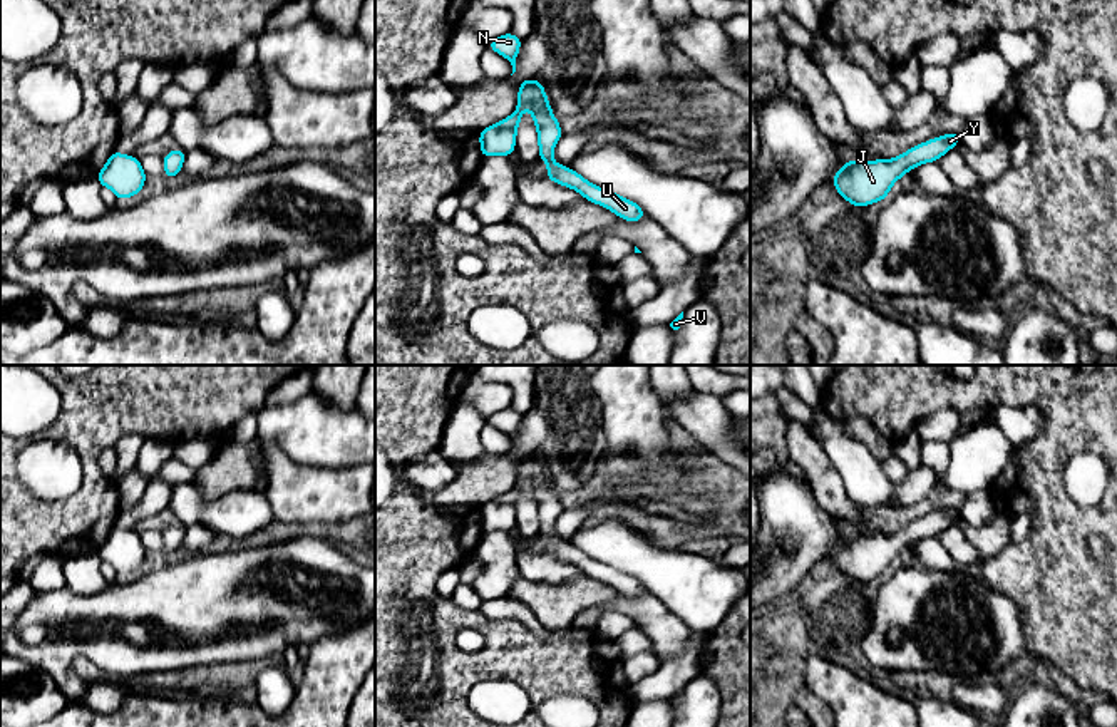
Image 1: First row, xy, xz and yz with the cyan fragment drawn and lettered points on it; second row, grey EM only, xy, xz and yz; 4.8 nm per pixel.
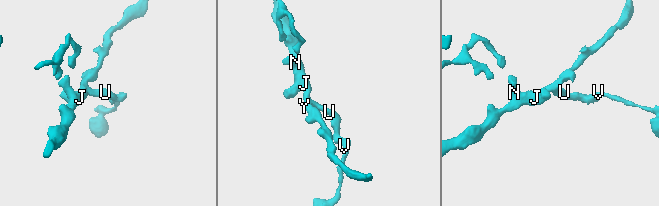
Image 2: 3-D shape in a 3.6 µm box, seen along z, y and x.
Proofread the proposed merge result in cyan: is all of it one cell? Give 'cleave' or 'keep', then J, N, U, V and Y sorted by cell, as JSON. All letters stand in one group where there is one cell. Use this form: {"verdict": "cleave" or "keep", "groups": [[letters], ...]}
{"verdict": "keep", "groups": [["J", "N", "U", "V", "Y"]]}

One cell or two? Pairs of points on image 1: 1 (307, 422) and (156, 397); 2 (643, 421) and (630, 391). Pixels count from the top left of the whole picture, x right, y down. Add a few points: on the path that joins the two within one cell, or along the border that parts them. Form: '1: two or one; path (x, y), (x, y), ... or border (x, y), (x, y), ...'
1: two; border (267, 404), (258, 411)
2: one; path (637, 414), (630, 407), (630, 397)

